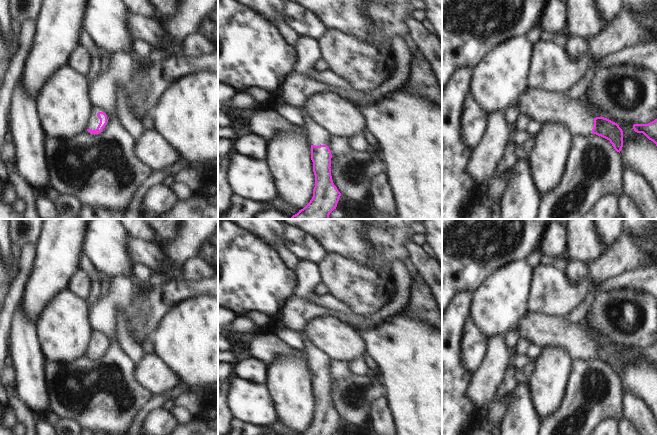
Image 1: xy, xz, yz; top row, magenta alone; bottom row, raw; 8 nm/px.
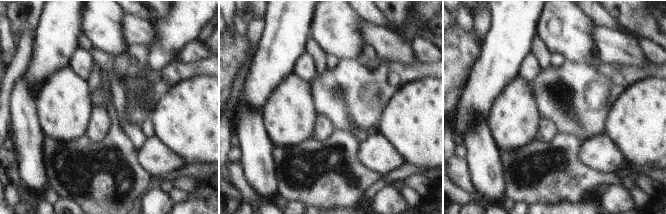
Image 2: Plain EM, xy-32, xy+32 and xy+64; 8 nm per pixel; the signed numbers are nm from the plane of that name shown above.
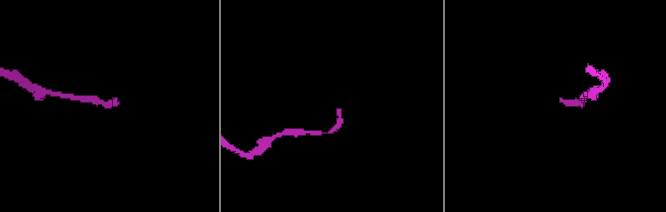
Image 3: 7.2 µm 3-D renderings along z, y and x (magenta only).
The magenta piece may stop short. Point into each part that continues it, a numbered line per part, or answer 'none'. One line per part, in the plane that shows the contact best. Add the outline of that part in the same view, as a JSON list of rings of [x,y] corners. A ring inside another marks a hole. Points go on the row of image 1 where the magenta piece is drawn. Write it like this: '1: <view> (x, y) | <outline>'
1: xy (94, 121) | [[[93,109],[92,111],[92,114],[91,114],[91,117],[90,117],[90,120],[89,120],[89,123],[88,123],[88,129],[92,129],[92,130],[96,130],[99,123],[100,123],[100,119],[97,115],[97,113],[100,112],[96,109]]]

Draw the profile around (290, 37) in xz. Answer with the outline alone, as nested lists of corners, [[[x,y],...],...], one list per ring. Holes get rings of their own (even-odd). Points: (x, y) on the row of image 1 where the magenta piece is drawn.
[[[279,19],[276,22],[276,28],[279,30],[279,34],[286,44],[295,46],[299,36],[297,33],[285,22],[284,19]]]

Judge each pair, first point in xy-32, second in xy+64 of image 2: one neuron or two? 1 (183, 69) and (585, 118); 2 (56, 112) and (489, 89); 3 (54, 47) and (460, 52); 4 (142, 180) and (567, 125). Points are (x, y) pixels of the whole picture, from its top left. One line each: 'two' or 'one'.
1: one
2: two
3: two
4: two

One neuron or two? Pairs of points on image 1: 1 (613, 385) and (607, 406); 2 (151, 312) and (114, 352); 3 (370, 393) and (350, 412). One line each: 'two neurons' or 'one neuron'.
1: one neuron
2: two neurons
3: one neuron

